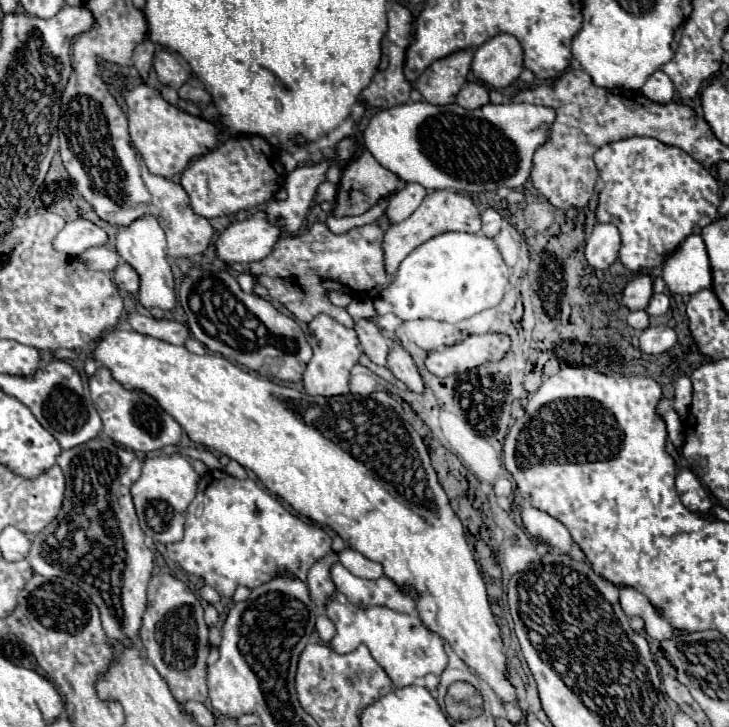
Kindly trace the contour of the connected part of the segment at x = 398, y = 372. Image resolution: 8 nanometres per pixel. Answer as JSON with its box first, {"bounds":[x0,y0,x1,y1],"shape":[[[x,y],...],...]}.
{"bounds":[388,342,424,392],"shape":[[[396,342],[390,344],[388,368],[390,368],[390,372],[392,372],[398,380],[402,380],[410,390],[422,392],[424,382],[422,382],[422,378],[420,378],[420,374],[418,374],[416,364],[412,362],[410,354],[408,354],[400,344],[396,344]]]}

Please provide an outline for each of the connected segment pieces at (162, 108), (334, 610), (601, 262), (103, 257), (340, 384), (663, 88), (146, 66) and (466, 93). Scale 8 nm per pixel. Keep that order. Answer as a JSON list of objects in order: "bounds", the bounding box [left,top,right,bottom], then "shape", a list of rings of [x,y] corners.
[{"bounds":[122,83,218,178],"shape":[[[143,83],[143,86],[122,90],[122,98],[128,106],[128,130],[132,146],[140,152],[152,174],[164,178],[176,176],[190,164],[192,158],[216,148],[218,128],[200,116],[190,116],[168,104],[156,88]]]},{"bounds":[324,592,448,686],"shape":[[[334,592],[324,614],[336,626],[336,638],[330,640],[330,648],[336,650],[336,654],[348,654],[358,648],[358,644],[366,644],[372,658],[384,668],[396,686],[410,686],[414,678],[422,678],[426,674],[440,676],[448,664],[440,636],[428,630],[416,614],[400,614],[386,606],[356,608],[340,592]]]},{"bounds":[586,222,620,270],"shape":[[[598,222],[586,242],[586,260],[596,270],[608,270],[618,258],[620,232],[614,224]]]},{"bounds":[78,246,118,272],"shape":[[[108,246],[90,248],[90,250],[82,252],[78,258],[84,264],[88,264],[88,268],[94,268],[94,270],[100,270],[100,272],[112,272],[118,266],[118,254]]]},{"bounds":[304,314,362,396],"shape":[[[318,314],[310,324],[308,324],[310,336],[312,336],[312,348],[314,356],[308,362],[308,368],[304,372],[304,390],[310,392],[312,396],[338,396],[338,394],[348,394],[348,378],[352,366],[358,362],[362,356],[362,346],[358,342],[358,336],[352,328],[346,328],[332,320],[326,314]]]},{"bounds":[642,72,674,104],"shape":[[[654,72],[648,82],[642,86],[642,94],[654,102],[660,102],[660,104],[666,104],[674,98],[674,84],[672,80],[662,72]]]},{"bounds":[134,38,156,78],"shape":[[[148,38],[136,46],[136,66],[134,66],[134,68],[138,70],[138,74],[140,74],[142,78],[148,76],[148,70],[150,70],[150,66],[152,66],[154,50],[156,50],[156,46],[154,46],[154,42],[150,42]]]},{"bounds":[456,82,488,110],"shape":[[[468,82],[456,96],[456,102],[466,108],[466,110],[474,110],[474,108],[480,108],[482,104],[488,104],[488,88],[480,82]]]}]

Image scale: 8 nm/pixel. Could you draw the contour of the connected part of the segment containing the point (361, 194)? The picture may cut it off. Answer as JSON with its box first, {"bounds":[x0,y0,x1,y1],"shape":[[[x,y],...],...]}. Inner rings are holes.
{"bounds":[334,152,404,216],"shape":[[[368,152],[360,154],[342,170],[340,190],[336,194],[334,216],[356,216],[374,206],[380,198],[404,188],[402,180],[386,172]],[[352,190],[352,198],[350,198]]]}

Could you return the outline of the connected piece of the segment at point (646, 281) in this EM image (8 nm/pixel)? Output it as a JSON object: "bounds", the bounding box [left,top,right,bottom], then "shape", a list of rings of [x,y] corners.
{"bounds":[620,272,652,310],"shape":[[[646,272],[630,278],[620,292],[620,304],[628,310],[644,310],[652,298],[652,276]]]}

